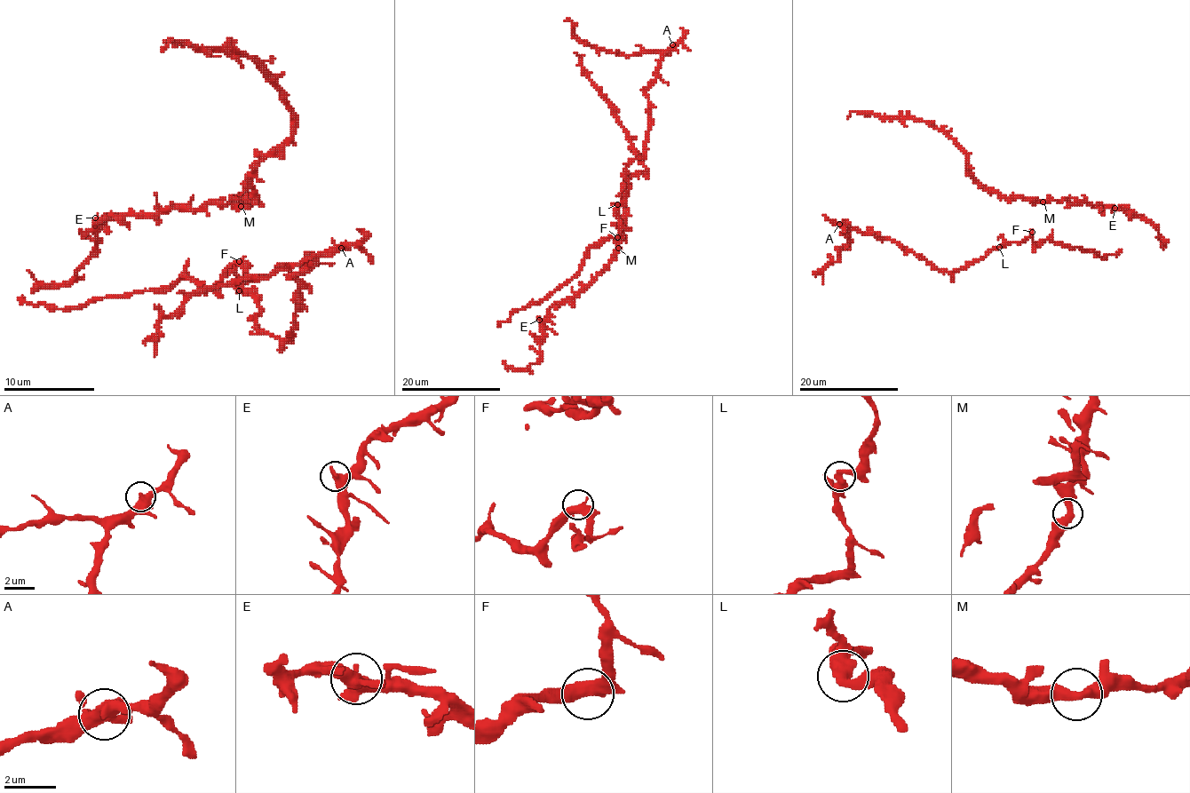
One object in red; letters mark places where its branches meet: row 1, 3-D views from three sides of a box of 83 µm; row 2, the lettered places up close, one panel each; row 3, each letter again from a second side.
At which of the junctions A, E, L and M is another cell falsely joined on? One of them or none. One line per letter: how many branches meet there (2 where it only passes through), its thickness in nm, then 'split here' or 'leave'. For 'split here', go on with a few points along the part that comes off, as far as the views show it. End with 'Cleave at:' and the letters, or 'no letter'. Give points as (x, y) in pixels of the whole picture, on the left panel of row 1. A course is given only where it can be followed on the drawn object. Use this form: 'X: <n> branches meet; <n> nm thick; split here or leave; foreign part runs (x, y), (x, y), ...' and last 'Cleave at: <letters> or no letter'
A: 2 branches meet; 460 nm thick; leave
E: 2 branches meet; 440 nm thick; leave
L: 2 branches meet; 440 nm thick; leave
M: 2 branches meet; 440 nm thick; leave
Cleave at: no letter

